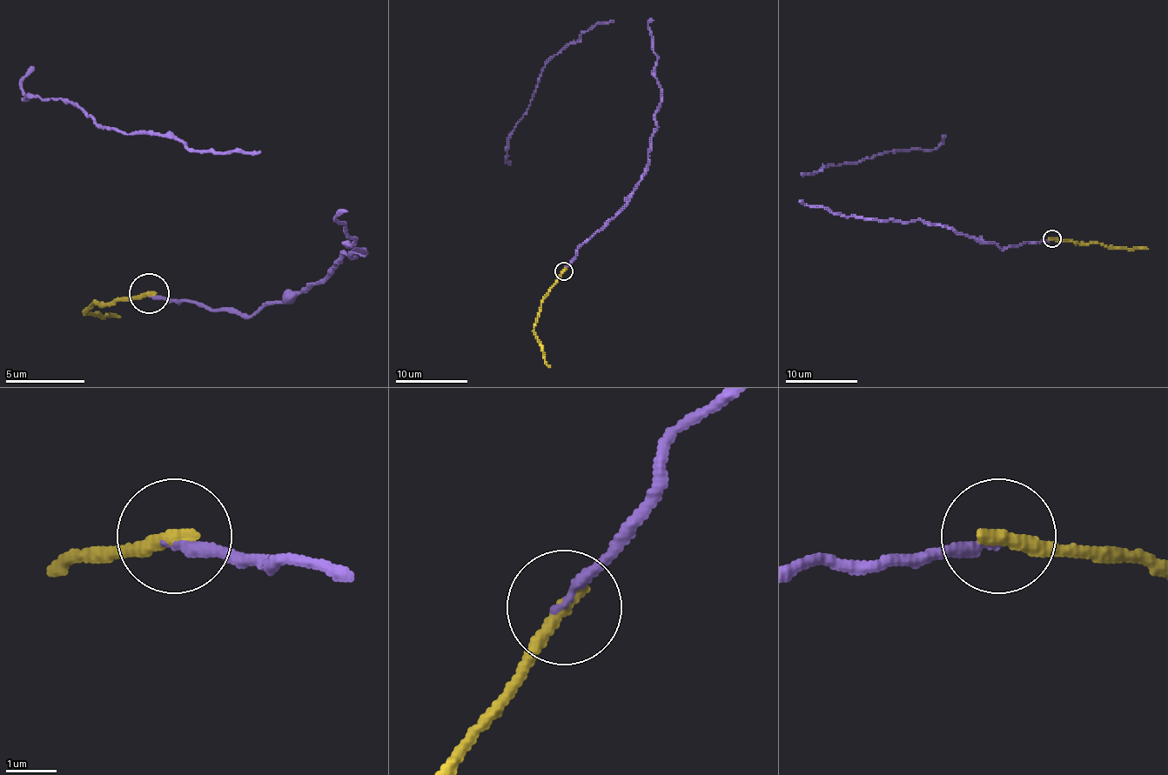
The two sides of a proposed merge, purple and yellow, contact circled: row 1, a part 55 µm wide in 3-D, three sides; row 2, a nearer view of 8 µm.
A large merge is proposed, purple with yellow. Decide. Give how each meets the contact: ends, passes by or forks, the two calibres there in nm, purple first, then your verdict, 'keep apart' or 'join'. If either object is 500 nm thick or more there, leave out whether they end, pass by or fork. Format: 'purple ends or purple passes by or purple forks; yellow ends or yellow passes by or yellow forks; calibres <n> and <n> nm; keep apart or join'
purple ends; yellow ends; calibres 170 and 320 nm; join

